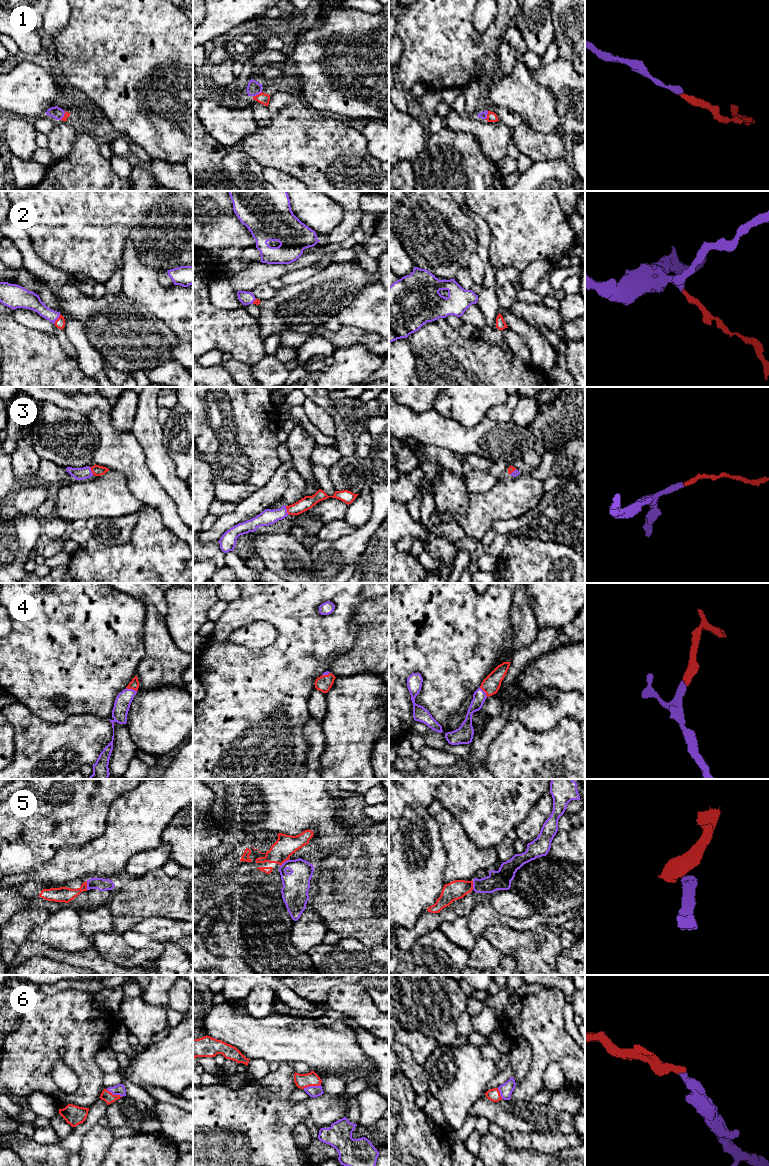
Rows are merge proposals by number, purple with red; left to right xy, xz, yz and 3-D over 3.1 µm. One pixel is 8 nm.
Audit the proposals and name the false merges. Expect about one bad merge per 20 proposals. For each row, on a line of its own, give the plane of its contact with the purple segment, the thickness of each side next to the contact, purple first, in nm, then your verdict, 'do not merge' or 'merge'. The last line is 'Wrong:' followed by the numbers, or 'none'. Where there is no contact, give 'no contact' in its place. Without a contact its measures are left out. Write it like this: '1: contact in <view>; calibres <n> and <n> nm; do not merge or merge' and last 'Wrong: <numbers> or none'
1: contact in xz; calibres 120 and 90 nm; merge
2: contact in xy; calibres 140 and 80 nm; merge
3: contact in xz; calibres 120 and 110 nm; merge
4: contact in xy; calibres 130 and 80 nm; merge
5: contact in xz; calibres 220 and 170 nm; do not merge
6: contact in xz; calibres 100 and 120 nm; merge
Wrong: 5

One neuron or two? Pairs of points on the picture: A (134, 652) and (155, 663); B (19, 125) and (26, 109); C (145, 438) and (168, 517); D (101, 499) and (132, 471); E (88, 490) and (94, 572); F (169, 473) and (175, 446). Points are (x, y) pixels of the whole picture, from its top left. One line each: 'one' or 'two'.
A: two
B: two
C: two
D: two
E: two
F: two

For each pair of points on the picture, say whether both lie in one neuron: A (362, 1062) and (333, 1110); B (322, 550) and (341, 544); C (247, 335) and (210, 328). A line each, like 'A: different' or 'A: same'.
A: different
B: same
C: same

